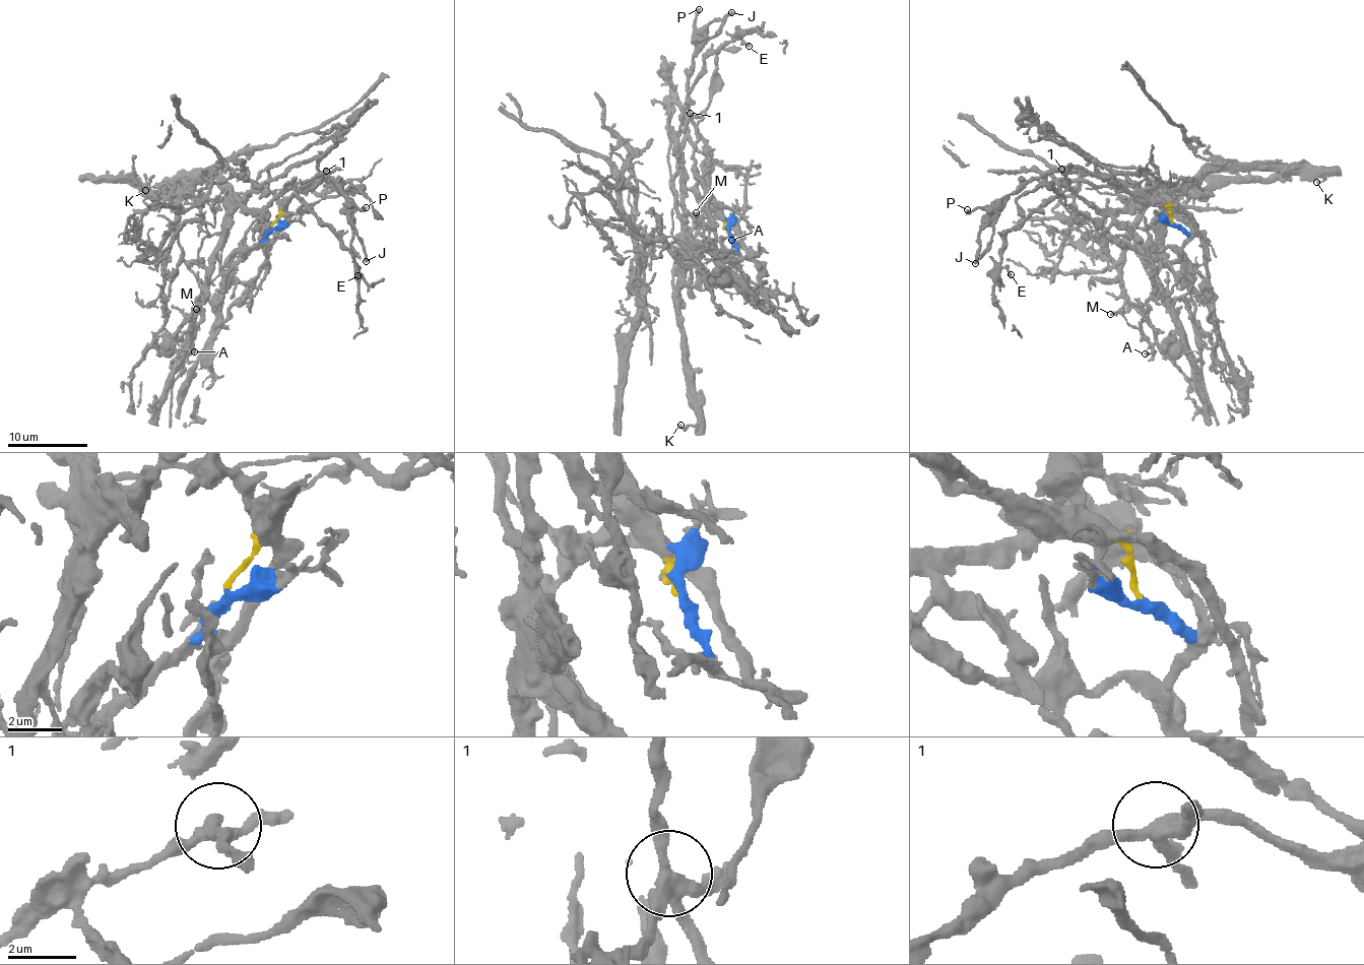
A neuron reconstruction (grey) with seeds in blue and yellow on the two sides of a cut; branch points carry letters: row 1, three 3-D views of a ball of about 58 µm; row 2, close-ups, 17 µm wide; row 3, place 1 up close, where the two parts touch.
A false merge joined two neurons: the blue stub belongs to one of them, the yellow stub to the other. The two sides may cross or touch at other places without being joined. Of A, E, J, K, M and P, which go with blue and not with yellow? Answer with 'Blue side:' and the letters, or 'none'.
Blue side: A, E, K, M

